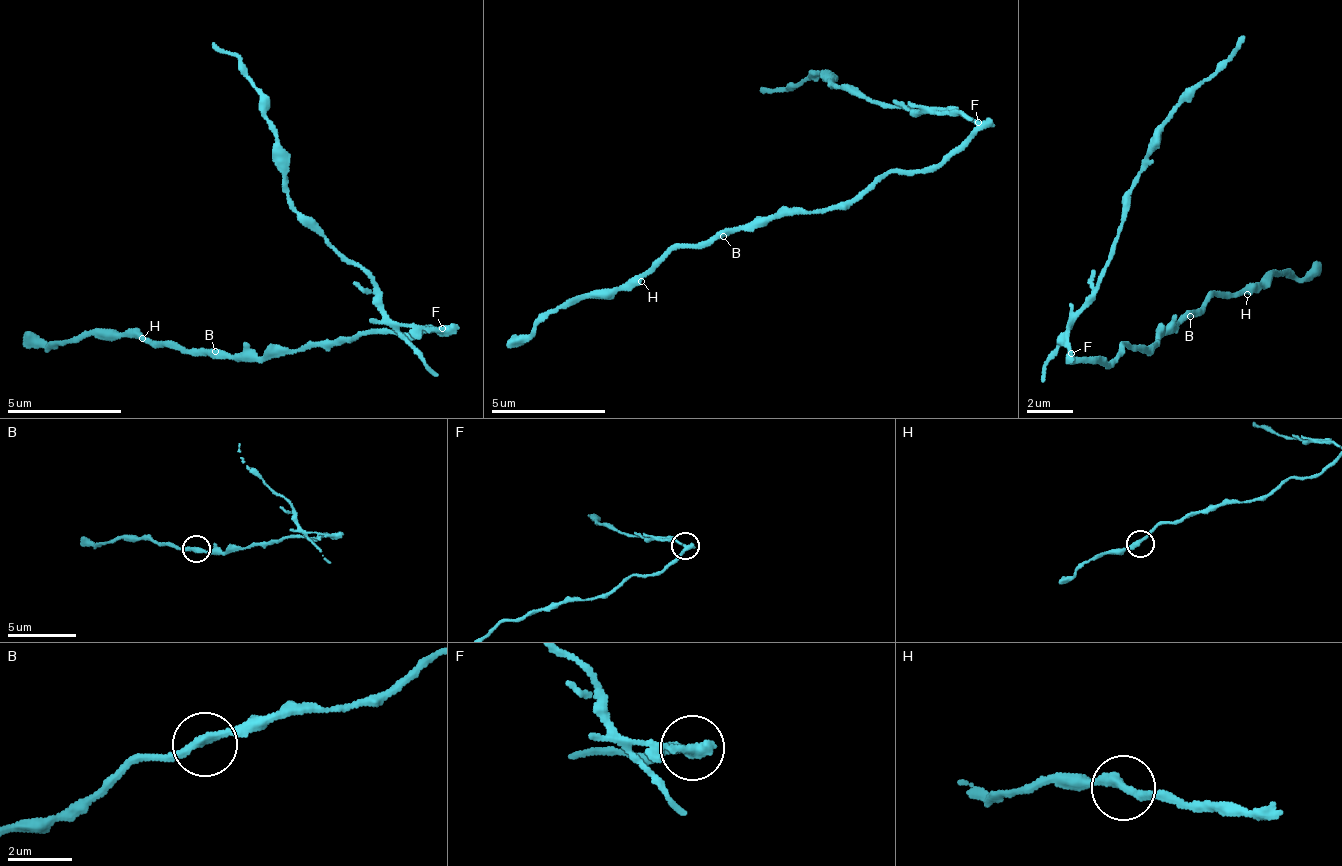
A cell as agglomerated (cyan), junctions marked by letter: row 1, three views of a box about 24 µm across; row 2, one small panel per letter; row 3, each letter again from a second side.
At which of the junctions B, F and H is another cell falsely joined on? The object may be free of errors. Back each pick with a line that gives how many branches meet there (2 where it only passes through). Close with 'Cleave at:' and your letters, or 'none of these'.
F: Branches: 2
Cleave at: F

